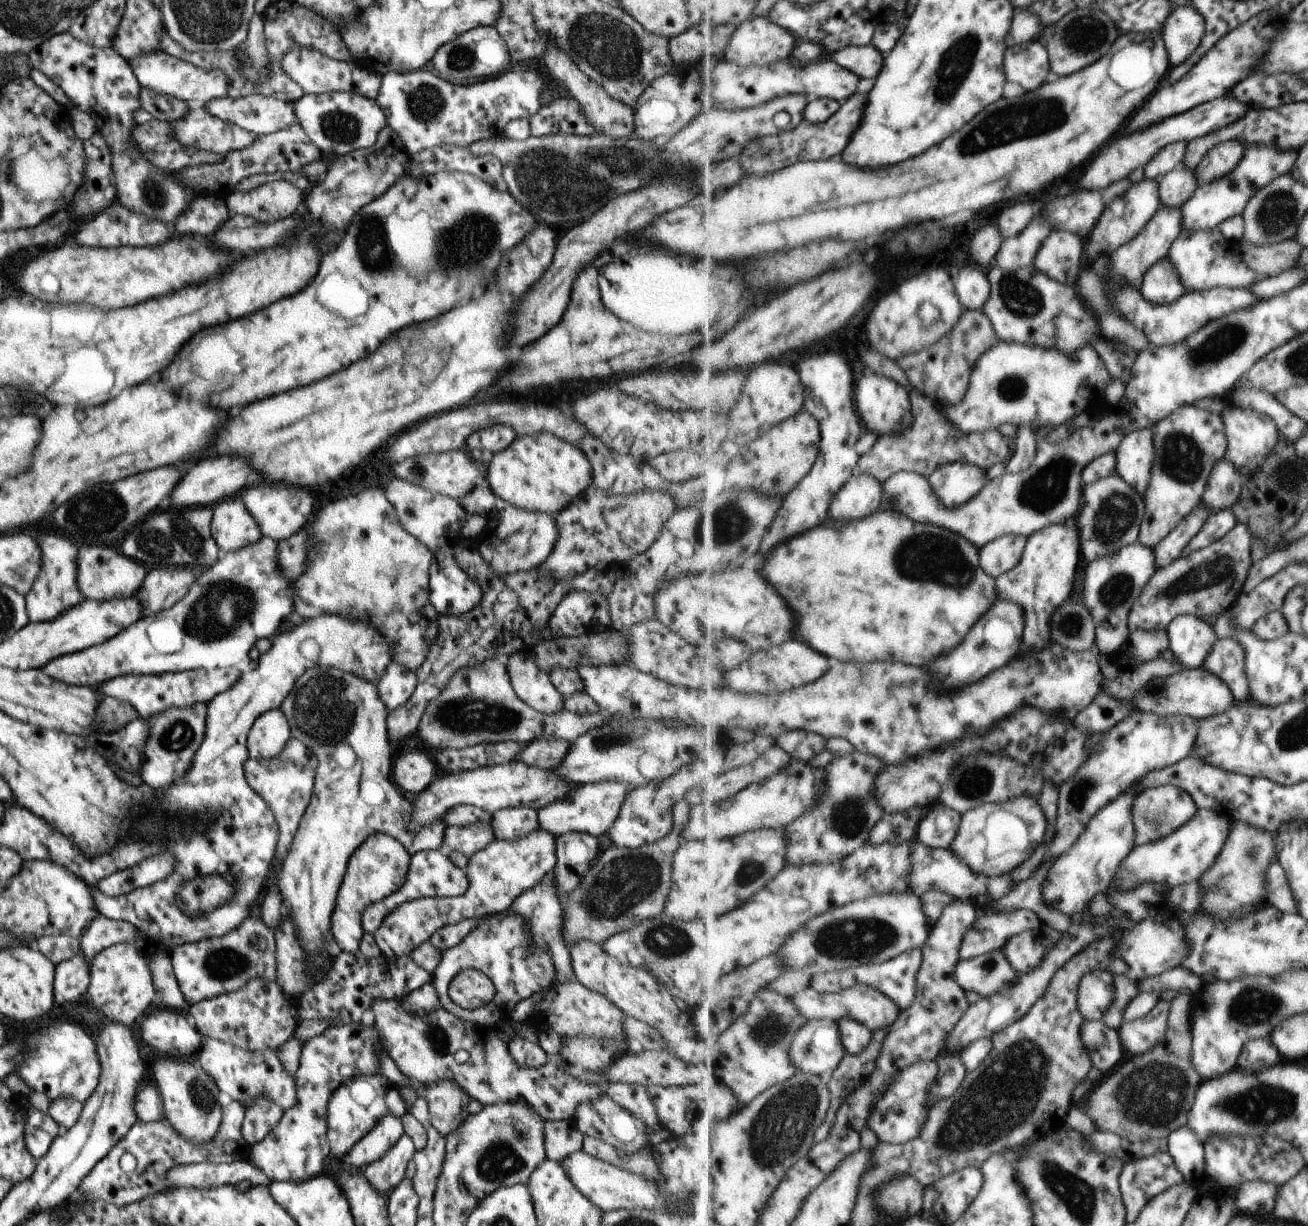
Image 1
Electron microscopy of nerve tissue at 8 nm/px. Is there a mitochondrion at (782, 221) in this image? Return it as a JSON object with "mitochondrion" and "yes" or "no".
{"mitochondrion":"no"}

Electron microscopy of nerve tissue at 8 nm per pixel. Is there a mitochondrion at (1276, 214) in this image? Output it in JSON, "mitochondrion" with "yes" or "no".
{"mitochondrion":"yes"}

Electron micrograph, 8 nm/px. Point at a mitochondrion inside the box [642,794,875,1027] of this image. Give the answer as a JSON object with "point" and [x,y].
{"point":[746,875]}

